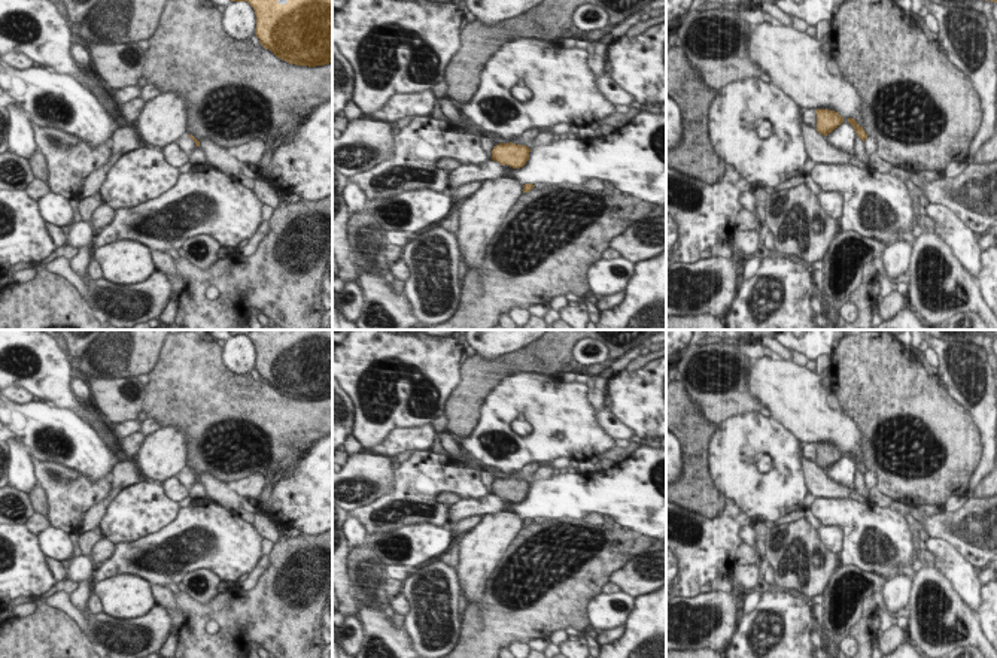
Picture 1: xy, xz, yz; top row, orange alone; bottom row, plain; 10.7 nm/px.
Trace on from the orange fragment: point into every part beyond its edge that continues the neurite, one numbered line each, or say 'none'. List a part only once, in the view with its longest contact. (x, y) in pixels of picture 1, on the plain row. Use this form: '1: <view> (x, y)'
none

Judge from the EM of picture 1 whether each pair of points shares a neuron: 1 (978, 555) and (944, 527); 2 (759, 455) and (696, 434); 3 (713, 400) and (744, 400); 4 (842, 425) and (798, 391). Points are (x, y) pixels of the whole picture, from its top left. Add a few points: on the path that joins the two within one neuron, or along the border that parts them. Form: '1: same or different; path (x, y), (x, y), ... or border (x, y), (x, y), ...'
1: same; path (969, 546), (953, 530)
2: different; border (717, 425), (710, 442), (708, 472), (711, 475)
3: same; path (720, 400), (736, 400)
4: same; path (832, 425), (808, 402)

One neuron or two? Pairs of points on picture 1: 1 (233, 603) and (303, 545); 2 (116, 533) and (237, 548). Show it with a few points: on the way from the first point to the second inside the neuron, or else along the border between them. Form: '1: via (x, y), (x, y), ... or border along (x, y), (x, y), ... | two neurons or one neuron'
1: via (252, 603), (291, 564) | one neuron
2: border along (175, 518), (154, 533), (115, 545) | two neurons

